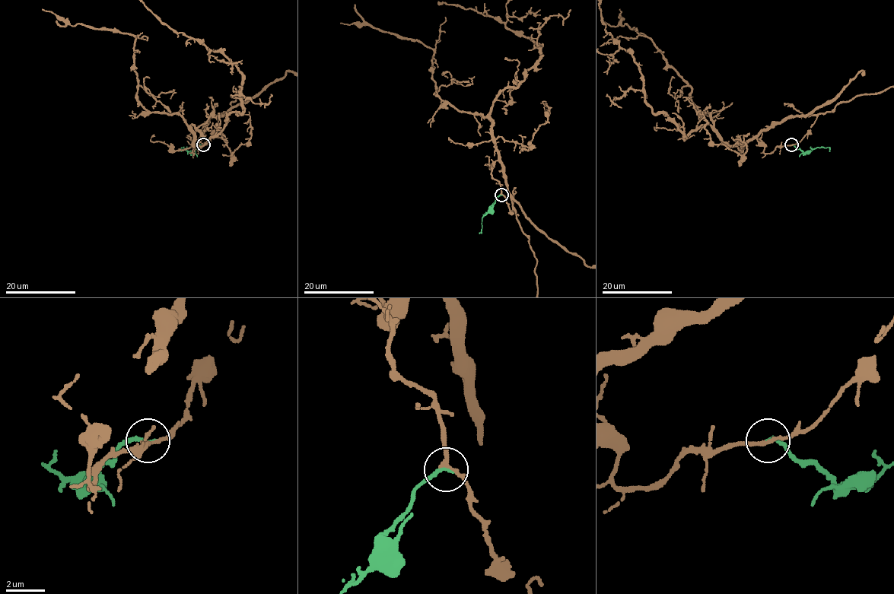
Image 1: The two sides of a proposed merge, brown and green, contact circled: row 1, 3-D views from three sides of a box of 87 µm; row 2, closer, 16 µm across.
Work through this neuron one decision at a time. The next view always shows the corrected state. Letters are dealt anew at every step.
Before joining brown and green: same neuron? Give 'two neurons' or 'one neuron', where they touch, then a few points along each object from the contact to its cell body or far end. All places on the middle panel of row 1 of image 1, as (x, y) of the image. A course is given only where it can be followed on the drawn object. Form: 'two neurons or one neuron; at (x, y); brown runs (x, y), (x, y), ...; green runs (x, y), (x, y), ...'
one neuron; at (501, 195); brown runs (501, 194), (491, 170), (497, 160), (512, 208), (536, 261); green runs (501, 195), (481, 220), (481, 231), (478, 232)

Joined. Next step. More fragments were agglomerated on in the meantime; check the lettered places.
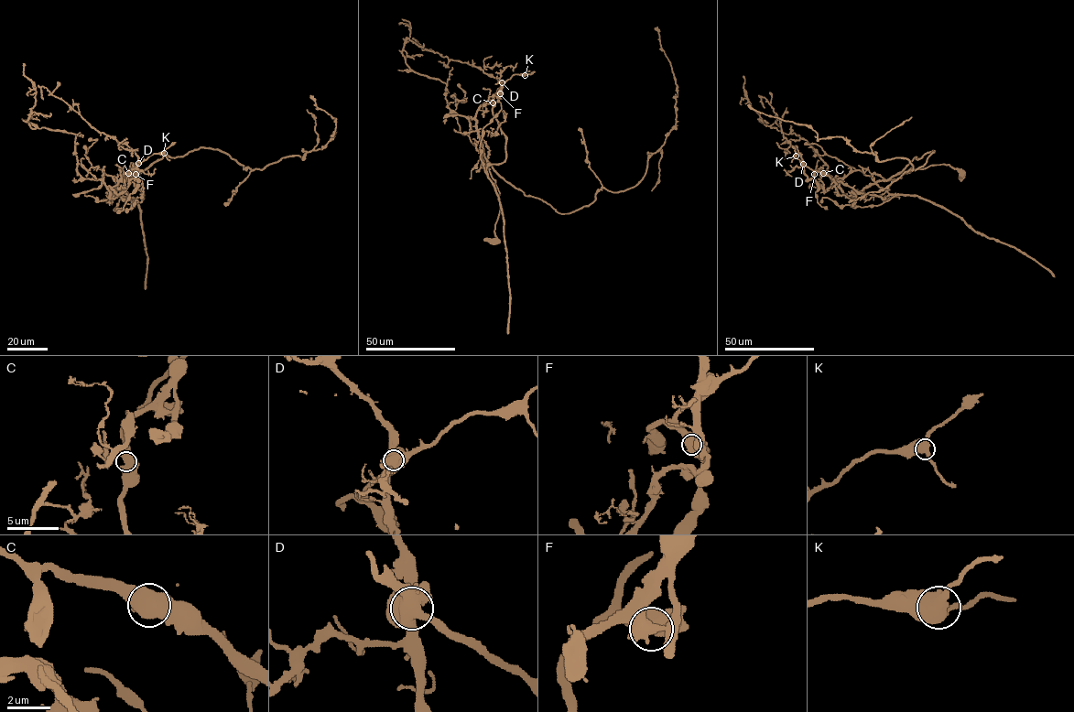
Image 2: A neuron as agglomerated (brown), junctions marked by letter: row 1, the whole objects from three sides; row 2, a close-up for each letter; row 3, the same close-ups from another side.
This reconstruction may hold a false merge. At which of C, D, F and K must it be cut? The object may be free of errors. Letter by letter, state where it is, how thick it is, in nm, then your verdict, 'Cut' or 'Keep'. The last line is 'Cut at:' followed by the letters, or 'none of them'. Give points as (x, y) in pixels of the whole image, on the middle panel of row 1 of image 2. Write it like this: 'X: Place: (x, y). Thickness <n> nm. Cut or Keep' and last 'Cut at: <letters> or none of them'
C: Place: (493, 102). Thickness 550 nm. Keep
D: Place: (502, 82). Thickness 650 nm. Cut
F: Place: (500, 93). Thickness 600 nm. Keep
K: Place: (525, 75). Thickness 600 nm. Keep
Cut at: D

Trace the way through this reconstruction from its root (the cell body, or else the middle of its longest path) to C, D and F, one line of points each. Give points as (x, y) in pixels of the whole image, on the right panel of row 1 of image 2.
C: (961, 174), (949, 165), (930, 165), (846, 196), (837, 185), (824, 192), (814, 171), (823, 173)
D: (961, 174), (949, 165), (930, 165), (846, 196), (837, 185), (824, 192), (808, 178), (803, 164)
F: (961, 174), (949, 165), (930, 165), (897, 178), (879, 180), (849, 196), (837, 185), (824, 192), (814, 174)

